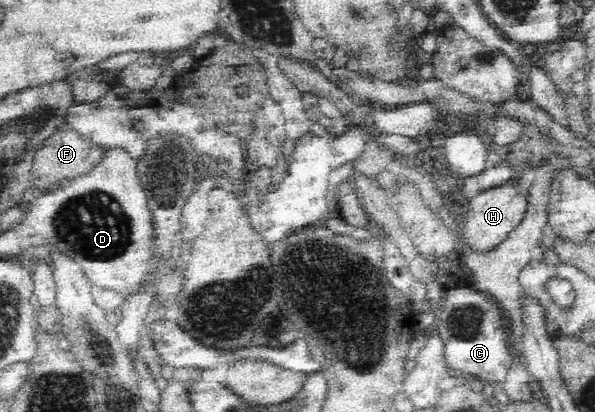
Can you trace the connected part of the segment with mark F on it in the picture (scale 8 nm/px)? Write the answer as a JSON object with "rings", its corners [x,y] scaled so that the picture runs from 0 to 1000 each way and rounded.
{"rings":[[[111,308],[92,316],[89,328],[74,337],[55,369],[55,391],[50,415],[54,456],[67,466],[84,459],[84,449],[108,432],[121,437],[128,425],[150,415],[175,374],[175,359],[139,333],[133,320]]]}

